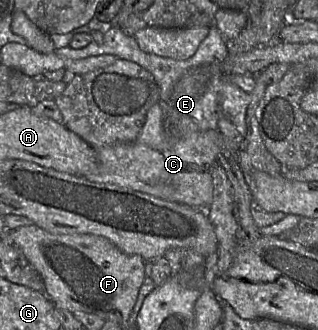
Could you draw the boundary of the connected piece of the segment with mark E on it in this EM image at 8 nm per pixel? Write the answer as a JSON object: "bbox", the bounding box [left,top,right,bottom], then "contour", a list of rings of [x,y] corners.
{"bbox":[55,26,251,138],"contour":[[[111,26],[103,33],[103,43],[91,42],[81,49],[59,48],[55,54],[61,58],[77,60],[99,55],[114,55],[118,59],[130,61],[150,72],[160,89],[158,104],[163,111],[165,130],[173,136],[217,129],[221,117],[227,117],[235,126],[241,138],[246,134],[246,112],[251,94],[242,91],[229,81],[224,74],[222,64],[228,56],[226,40],[214,27],[201,42],[196,53],[186,60],[174,60],[148,54],[142,51],[134,36],[126,35],[118,27]]]}

